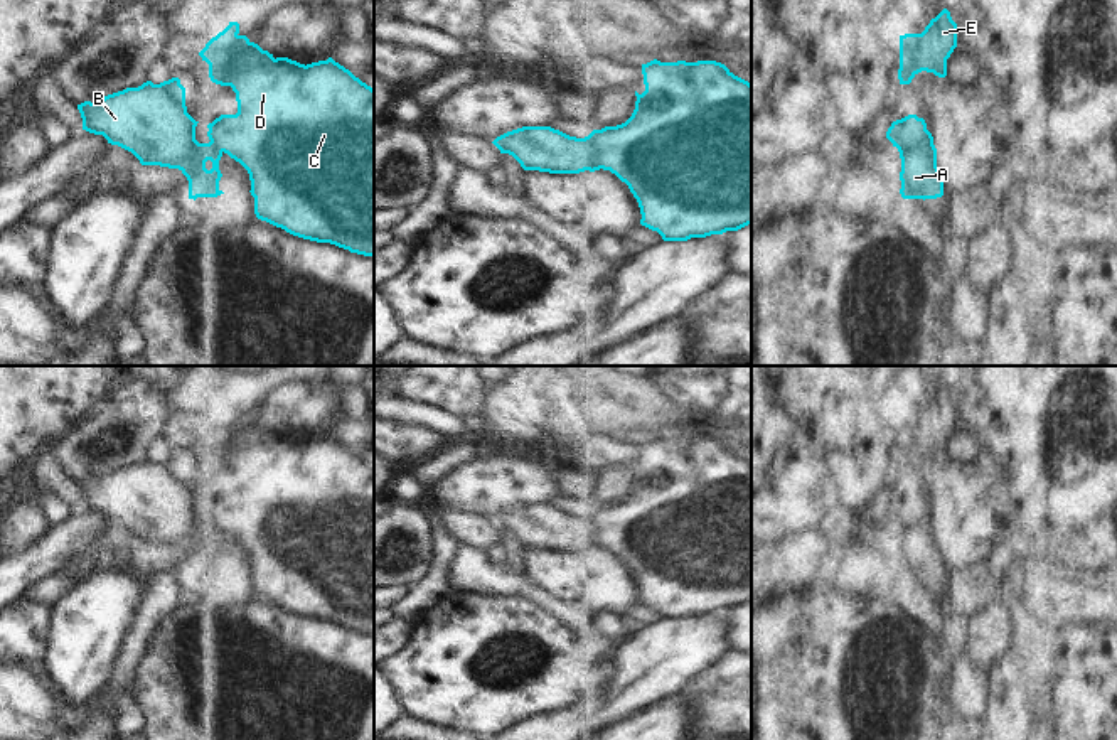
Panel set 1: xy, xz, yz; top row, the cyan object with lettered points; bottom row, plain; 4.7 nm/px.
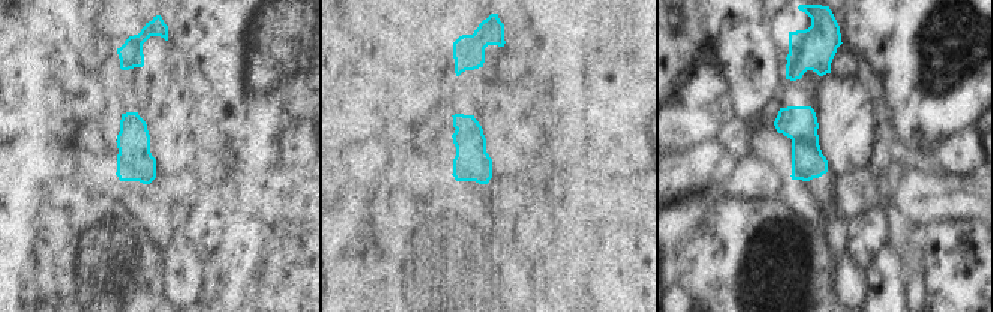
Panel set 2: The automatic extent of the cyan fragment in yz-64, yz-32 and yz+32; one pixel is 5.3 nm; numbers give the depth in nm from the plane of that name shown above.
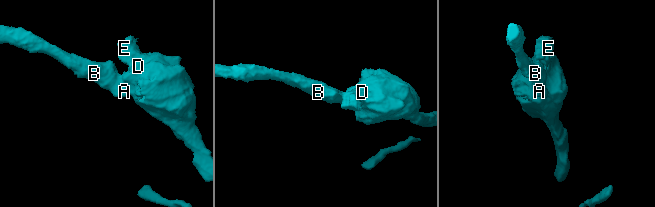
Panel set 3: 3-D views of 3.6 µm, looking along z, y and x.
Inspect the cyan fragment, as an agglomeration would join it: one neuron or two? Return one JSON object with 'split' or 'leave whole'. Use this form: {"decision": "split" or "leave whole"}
{"decision": "split"}

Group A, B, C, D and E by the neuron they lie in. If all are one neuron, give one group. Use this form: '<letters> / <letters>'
A B / C D E

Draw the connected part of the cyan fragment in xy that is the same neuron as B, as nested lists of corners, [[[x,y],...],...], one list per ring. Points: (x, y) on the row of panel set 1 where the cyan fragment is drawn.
[[[179,78],[160,84],[147,81],[94,103],[84,101],[77,110],[83,130],[131,152],[142,165],[179,169],[189,180],[189,199],[224,194],[219,189],[222,152],[195,140],[199,121],[187,113]]]

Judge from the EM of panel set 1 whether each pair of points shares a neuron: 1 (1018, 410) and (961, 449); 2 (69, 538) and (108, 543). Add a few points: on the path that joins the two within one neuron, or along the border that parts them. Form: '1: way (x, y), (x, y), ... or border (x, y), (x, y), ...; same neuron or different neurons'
1: border (957, 422), (979, 447); different neurons
2: border (108, 521), (61, 567); different neurons

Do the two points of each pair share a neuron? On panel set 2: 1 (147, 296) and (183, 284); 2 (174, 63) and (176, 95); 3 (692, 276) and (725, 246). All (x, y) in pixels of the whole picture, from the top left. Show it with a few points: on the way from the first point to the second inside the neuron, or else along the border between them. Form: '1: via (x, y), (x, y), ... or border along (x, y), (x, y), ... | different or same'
1: border along (161, 255), (165, 296) | different
2: border along (164, 72), (189, 77) | different
3: via (699, 272), (717, 254) | same

